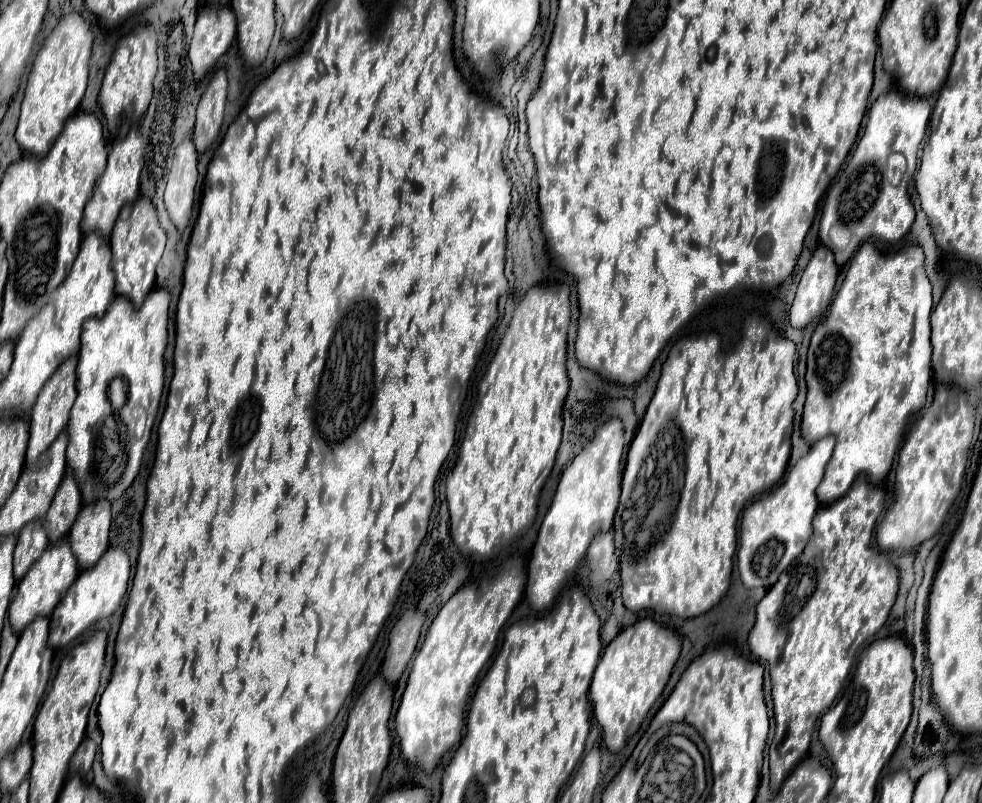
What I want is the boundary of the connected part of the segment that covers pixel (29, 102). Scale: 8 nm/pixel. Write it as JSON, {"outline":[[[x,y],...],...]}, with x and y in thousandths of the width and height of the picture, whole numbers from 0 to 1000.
{"outline":[[[77,15],[61,22],[53,42],[45,50],[35,72],[20,132],[20,149],[16,159],[16,177],[20,184],[35,194],[47,194],[57,169],[63,164],[67,147],[77,139],[90,102],[90,77],[94,60],[92,30]]]}

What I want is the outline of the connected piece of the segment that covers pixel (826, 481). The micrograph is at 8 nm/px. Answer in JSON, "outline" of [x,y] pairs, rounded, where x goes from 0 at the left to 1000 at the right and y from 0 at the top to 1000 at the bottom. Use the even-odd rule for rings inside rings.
{"outline":[[[886,301],[874,309],[872,319],[866,324],[859,351],[849,369],[841,396],[831,406],[823,433],[823,493],[817,516],[817,543],[825,553],[843,540],[851,543],[847,573],[843,575],[833,608],[835,628],[847,628],[857,620],[874,590],[882,590],[888,603],[896,603],[906,588],[919,540],[927,521],[941,508],[943,486],[948,478],[948,389],[949,355],[941,336],[941,314],[933,301],[923,304],[906,319],[896,316]]]}

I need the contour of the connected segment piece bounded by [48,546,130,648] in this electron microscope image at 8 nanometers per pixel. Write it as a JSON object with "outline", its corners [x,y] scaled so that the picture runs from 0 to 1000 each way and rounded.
{"outline":[[[112,680],[110,687],[98,700],[98,705],[84,710],[73,732],[69,732],[67,742],[61,747],[61,752],[55,757],[51,767],[51,795],[49,802],[53,807],[63,807],[69,800],[73,800],[77,792],[81,792],[86,785],[96,780],[100,772],[110,770],[120,757],[122,747],[128,740],[130,732],[130,717],[132,717],[132,697],[130,687],[124,680]]]}

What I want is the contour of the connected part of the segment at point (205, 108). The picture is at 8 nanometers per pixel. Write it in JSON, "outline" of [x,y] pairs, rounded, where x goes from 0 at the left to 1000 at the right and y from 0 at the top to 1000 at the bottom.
{"outline":[[[222,87],[212,110],[208,112],[202,139],[200,139],[200,159],[198,159],[198,179],[206,192],[222,169],[230,132],[230,90]]]}

